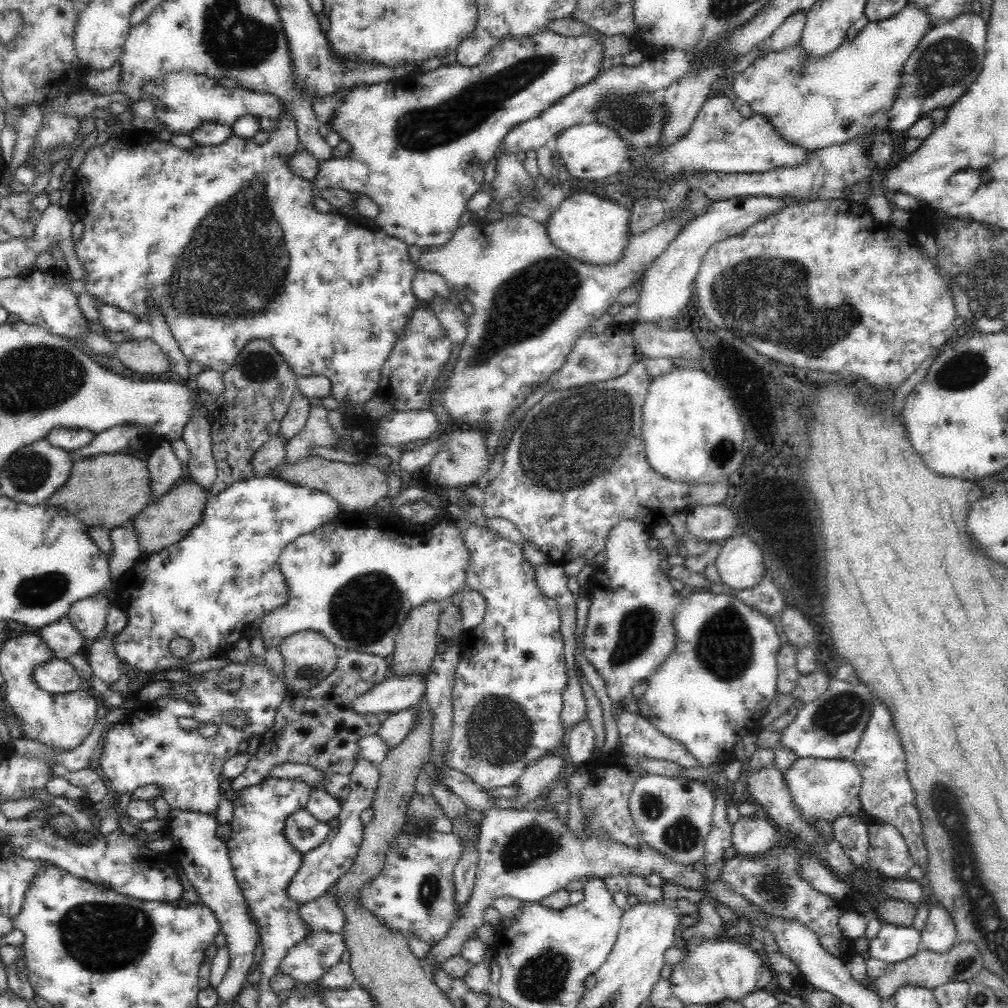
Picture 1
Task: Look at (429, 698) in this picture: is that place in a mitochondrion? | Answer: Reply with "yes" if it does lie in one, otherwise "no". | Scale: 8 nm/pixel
no

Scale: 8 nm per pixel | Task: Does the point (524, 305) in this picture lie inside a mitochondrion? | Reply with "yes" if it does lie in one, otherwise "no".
yes

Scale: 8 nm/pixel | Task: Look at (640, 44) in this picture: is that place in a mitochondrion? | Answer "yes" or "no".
no

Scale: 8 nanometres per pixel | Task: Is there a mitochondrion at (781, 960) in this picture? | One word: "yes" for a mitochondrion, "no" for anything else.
no

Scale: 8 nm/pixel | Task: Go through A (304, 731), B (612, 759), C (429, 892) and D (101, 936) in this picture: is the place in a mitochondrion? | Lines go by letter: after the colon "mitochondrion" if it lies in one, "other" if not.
A: other
B: other
C: mitochondrion
D: mitochondrion

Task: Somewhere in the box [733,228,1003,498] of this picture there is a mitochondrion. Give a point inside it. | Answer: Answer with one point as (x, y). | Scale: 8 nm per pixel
(964, 370)

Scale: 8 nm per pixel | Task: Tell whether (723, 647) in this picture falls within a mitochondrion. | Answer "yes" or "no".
yes

